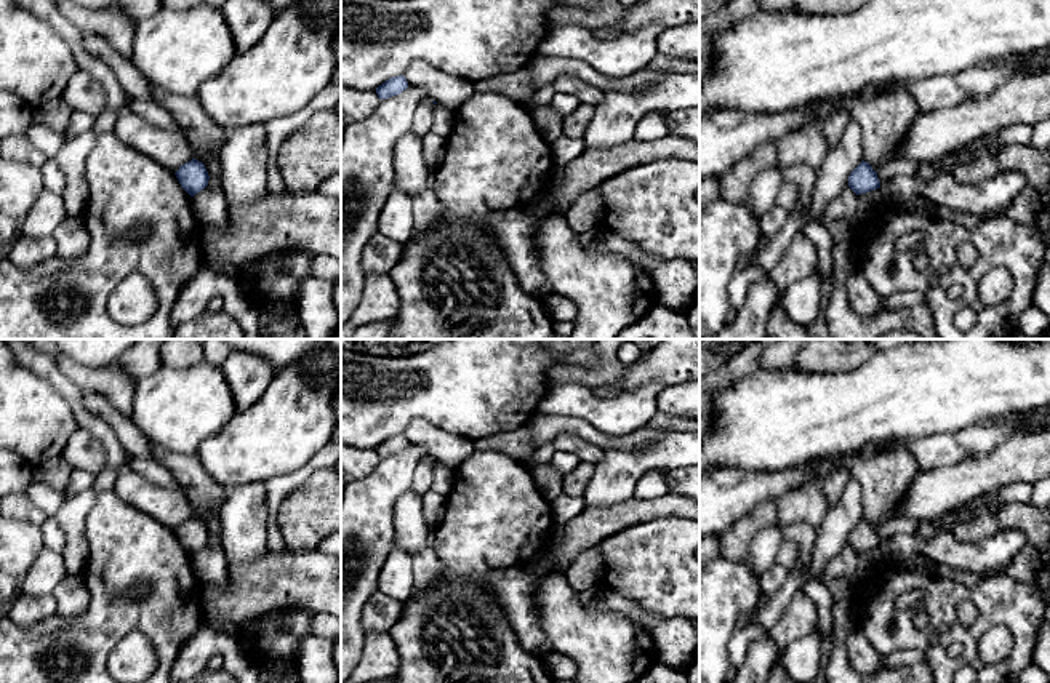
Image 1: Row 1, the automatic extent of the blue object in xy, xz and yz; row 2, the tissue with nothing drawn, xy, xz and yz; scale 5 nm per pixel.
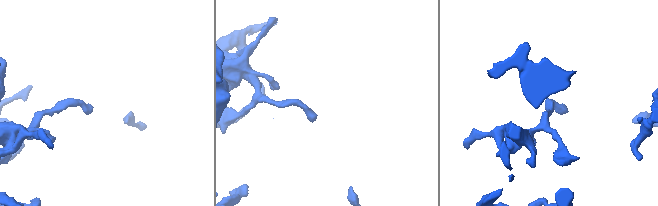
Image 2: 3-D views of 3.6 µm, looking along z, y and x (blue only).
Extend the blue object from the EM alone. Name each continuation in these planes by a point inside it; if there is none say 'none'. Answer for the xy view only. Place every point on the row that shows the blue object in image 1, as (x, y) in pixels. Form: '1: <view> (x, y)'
none

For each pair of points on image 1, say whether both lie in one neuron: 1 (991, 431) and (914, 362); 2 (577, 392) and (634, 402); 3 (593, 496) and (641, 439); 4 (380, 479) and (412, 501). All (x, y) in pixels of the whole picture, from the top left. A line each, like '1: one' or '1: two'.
1: two
2: one
3: two
4: two

